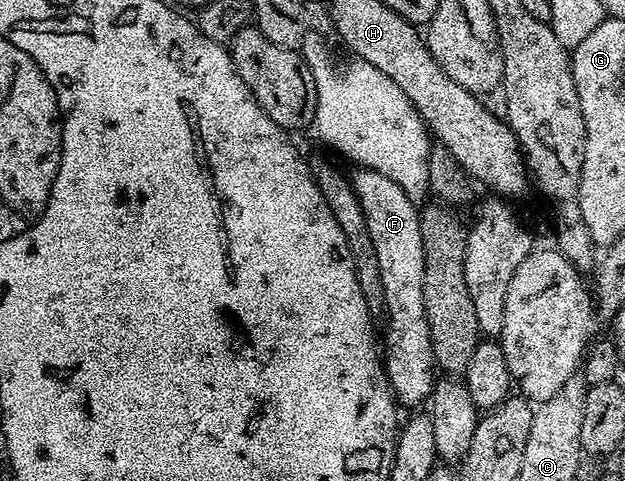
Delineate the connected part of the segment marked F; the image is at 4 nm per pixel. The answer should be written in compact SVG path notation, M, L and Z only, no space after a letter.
M366 169L356 170L356 175L350 176L351 187L355 190L357 201L361 205L361 213L365 213L365 225L369 225L369 237L373 237L373 249L377 249L377 265L381 269L381 285L383 286L383 305L385 308L385 320L387 319L387 344L382 344L381 359L384 371L387 372L387 386L391 388L392 396L400 408L413 407L415 409L418 403L426 404L431 397L431 388L437 382L437 371L435 365L435 354L431 348L431 338L429 337L429 321L425 317L425 293L423 292L423 270L425 269L425 257L423 256L423 246L421 245L421 225L419 224L420 208L416 200L408 197L405 189L397 185L397 181L389 181L389 177L384 177L382 173L368 171Z

